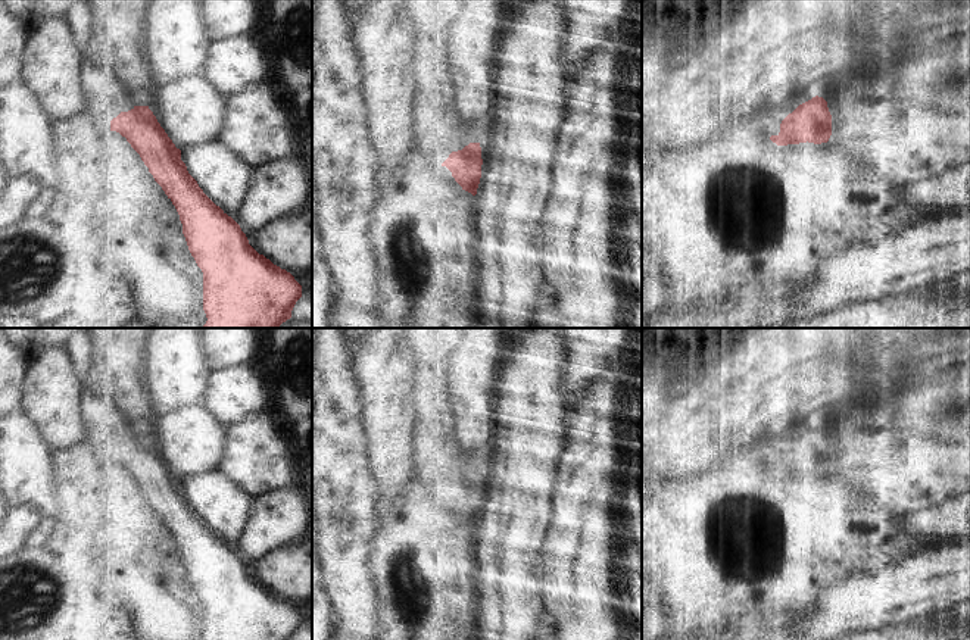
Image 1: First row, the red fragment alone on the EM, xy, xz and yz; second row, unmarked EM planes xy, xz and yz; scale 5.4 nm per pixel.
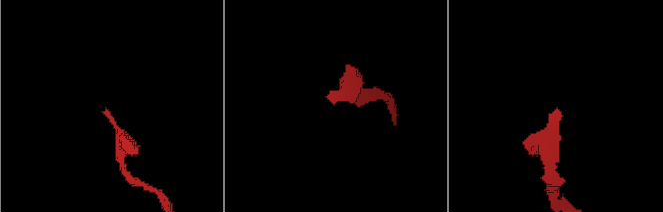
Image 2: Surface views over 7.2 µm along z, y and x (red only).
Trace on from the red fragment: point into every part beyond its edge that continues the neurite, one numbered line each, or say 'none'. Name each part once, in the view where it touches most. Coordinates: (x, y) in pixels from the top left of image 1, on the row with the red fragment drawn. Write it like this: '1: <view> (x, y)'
1: yz (776, 114)

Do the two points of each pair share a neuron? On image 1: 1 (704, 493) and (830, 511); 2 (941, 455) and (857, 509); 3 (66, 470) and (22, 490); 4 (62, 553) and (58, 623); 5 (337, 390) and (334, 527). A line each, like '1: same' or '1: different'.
1: same
2: different
3: different
4: different
5: same

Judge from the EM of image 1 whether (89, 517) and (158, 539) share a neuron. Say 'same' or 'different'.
same

